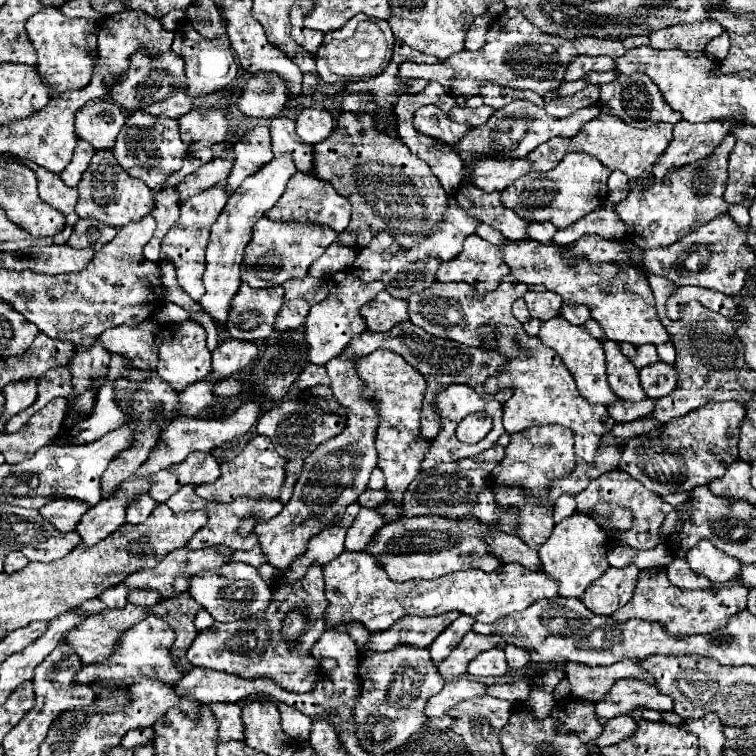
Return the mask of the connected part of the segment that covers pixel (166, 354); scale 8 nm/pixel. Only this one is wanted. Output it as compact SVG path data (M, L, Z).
M183 322L183 324L173 324L165 328L163 334L163 342L159 348L159 364L155 368L155 372L177 392L185 390L187 384L197 382L201 378L205 378L211 370L211 352L207 348L207 332L201 324L197 322Z

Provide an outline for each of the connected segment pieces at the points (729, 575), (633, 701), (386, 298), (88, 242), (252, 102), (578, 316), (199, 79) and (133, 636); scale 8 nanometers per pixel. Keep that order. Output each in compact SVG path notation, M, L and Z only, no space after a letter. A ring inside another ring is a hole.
M701 540L699 544L695 544L695 548L689 550L689 556L685 556L685 562L695 574L707 576L715 584L733 582L743 568L739 560L733 560L731 556L725 556L719 548L713 548L709 540Z
M635 678L619 680L613 690L597 704L597 718L603 724L605 720L619 716L619 714L631 714L633 708L645 706L651 710L673 710L673 700L665 694L661 694L655 686L645 684Z
M385 290L361 308L361 316L367 320L371 332L387 332L389 328L409 320L405 300L393 298Z
M79 220L67 244L73 248L91 248L91 246L101 248L103 244L111 242L115 234L117 234L117 228L101 224L99 220Z
M255 74L243 88L237 106L253 118L275 118L287 106L287 88L275 74Z
M563 304L559 314L561 314L565 320L569 320L571 324L585 324L587 320L591 320L589 308L585 308L585 306L581 306L581 304Z
M185 20L179 24L179 28L175 32L173 52L185 60L187 90L189 90L189 96L193 96L193 98L221 90L221 88L229 86L233 82L233 78L237 76L239 64L237 64L237 58L233 56L233 50L229 48L229 38L219 36L219 38L207 40L195 28L189 28L189 24L185 24Z
M151 614L143 622L135 624L133 628L129 628L121 636L119 648L117 648L117 652L111 658L107 658L101 664L85 666L75 676L75 682L79 682L79 684L93 684L93 682L107 684L107 682L117 682L117 680L123 680L123 678L129 678L129 676L145 674L145 676L155 676L155 678L159 678L165 684L173 684L173 682L177 682L181 678L181 672L175 668L173 658L169 656L169 648L173 646L173 640L175 640L175 634L169 628L169 624Z

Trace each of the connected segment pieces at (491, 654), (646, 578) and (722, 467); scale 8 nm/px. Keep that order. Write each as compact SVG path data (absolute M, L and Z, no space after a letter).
M487 650L487 652L481 652L481 656L475 656L467 668L467 672L471 676L501 676L509 670L507 662L505 662L505 652L503 650Z
M647 568L639 572L637 588L633 592L633 598L629 604L621 606L617 612L613 612L613 620L625 622L629 618L641 618L641 620L657 620L665 626L667 632L673 636L687 636L687 634L707 634L721 626L725 626L725 620L741 612L747 604L747 588L745 586L721 586L715 590L679 590L667 580L665 568Z
M713 402L663 424L659 430L637 436L621 448L619 468L639 480L647 490L667 496L671 492L693 490L721 478L729 464L739 458L737 446L745 406L741 402Z

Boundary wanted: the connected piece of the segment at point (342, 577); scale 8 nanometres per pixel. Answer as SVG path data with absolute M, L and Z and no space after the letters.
M343 552L337 560L323 566L325 598L329 602L325 610L327 626L333 628L343 622L361 622L371 632L383 632L391 628L399 618L407 614L437 616L449 610L467 612L477 622L497 622L499 618L529 608L541 598L555 598L559 594L557 580L545 576L543 570L521 568L521 564L503 564L497 572L461 570L437 580L409 580L393 582L385 570L367 552Z

